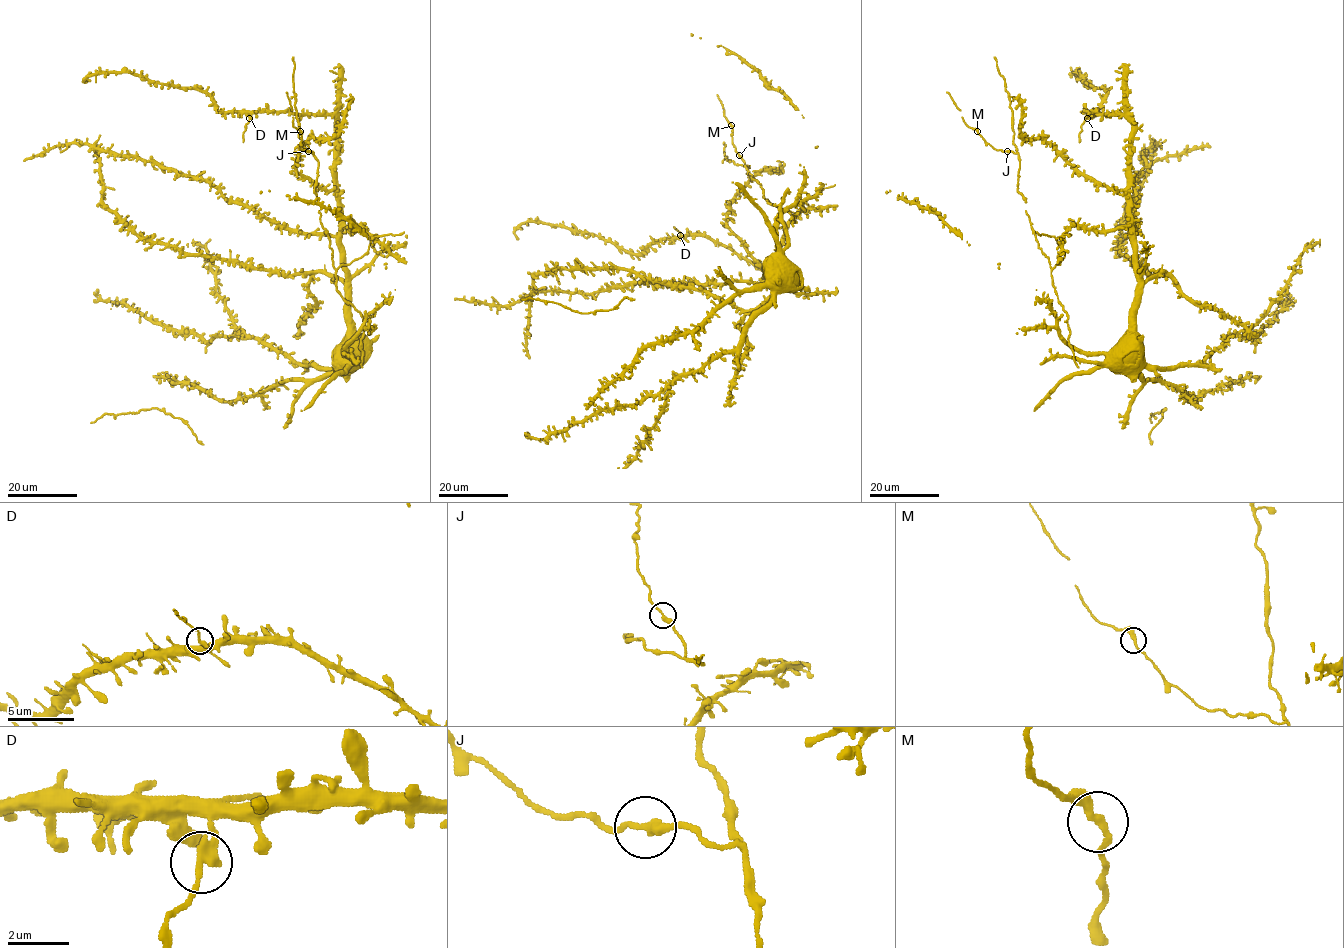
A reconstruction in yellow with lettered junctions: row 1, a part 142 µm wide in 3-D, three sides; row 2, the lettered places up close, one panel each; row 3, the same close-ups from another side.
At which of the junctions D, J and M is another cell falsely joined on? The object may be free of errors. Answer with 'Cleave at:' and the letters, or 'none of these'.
Cleave at: D

